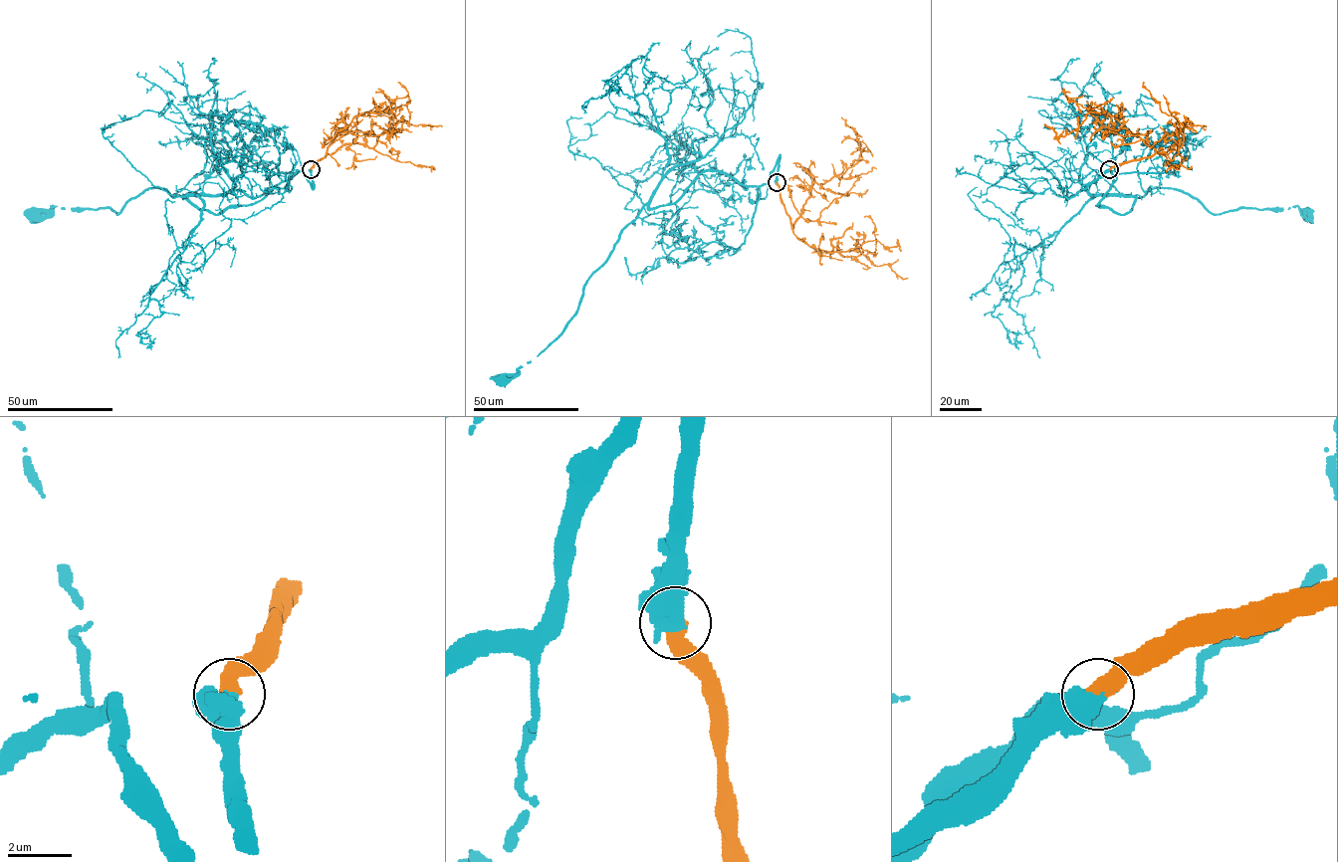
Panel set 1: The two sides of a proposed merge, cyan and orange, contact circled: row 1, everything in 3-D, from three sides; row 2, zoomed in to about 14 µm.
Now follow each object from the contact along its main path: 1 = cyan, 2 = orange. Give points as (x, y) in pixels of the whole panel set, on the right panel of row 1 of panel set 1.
1: (1109, 169), (1090, 183), (1110, 172), (1098, 206), (1121, 214), (1157, 187), (1215, 214), (1307, 212)
2: (1109, 169), (1156, 150), (1125, 128), (1112, 130), (1107, 113), (1089, 112), (1064, 135), (1057, 137), (1044, 124)

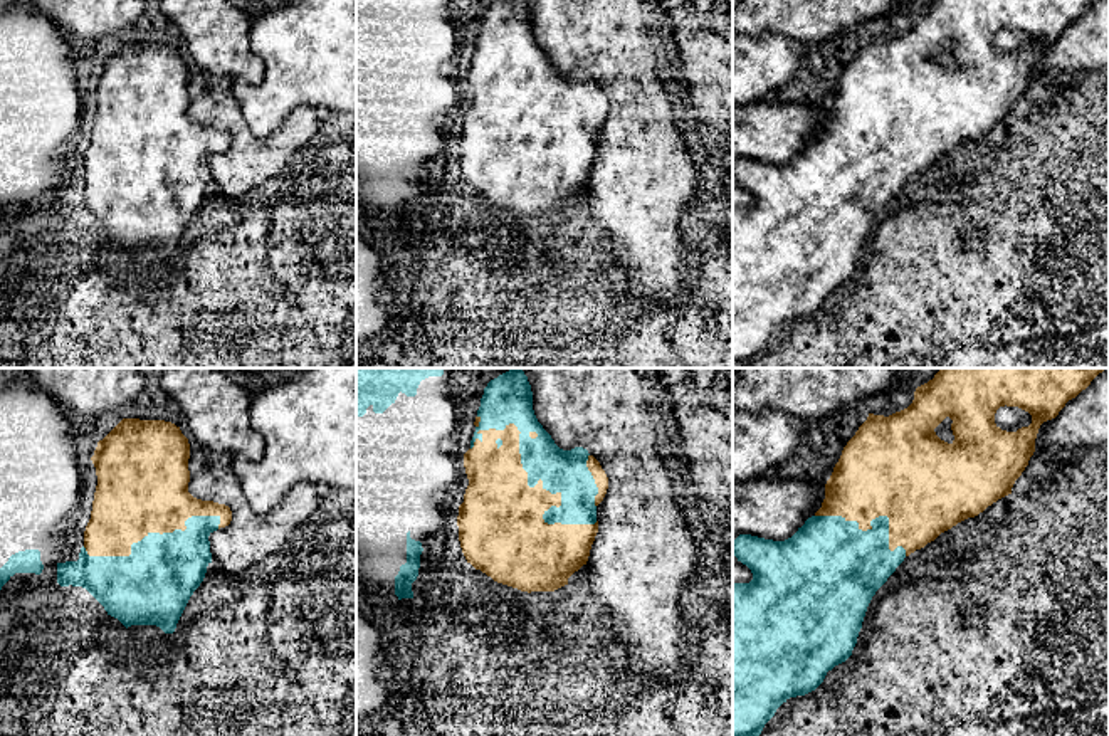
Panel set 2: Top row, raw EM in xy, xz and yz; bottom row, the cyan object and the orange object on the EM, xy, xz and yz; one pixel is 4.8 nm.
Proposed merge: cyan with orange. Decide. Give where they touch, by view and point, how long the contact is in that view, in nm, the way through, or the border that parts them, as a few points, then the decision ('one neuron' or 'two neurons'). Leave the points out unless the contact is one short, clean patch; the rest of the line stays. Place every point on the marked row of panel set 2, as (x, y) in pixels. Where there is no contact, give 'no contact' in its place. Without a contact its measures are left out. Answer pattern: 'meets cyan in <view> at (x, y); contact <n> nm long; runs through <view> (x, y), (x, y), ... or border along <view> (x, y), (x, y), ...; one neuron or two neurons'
meets cyan in xz at (535, 484); contact 750 nm long; one neuron

